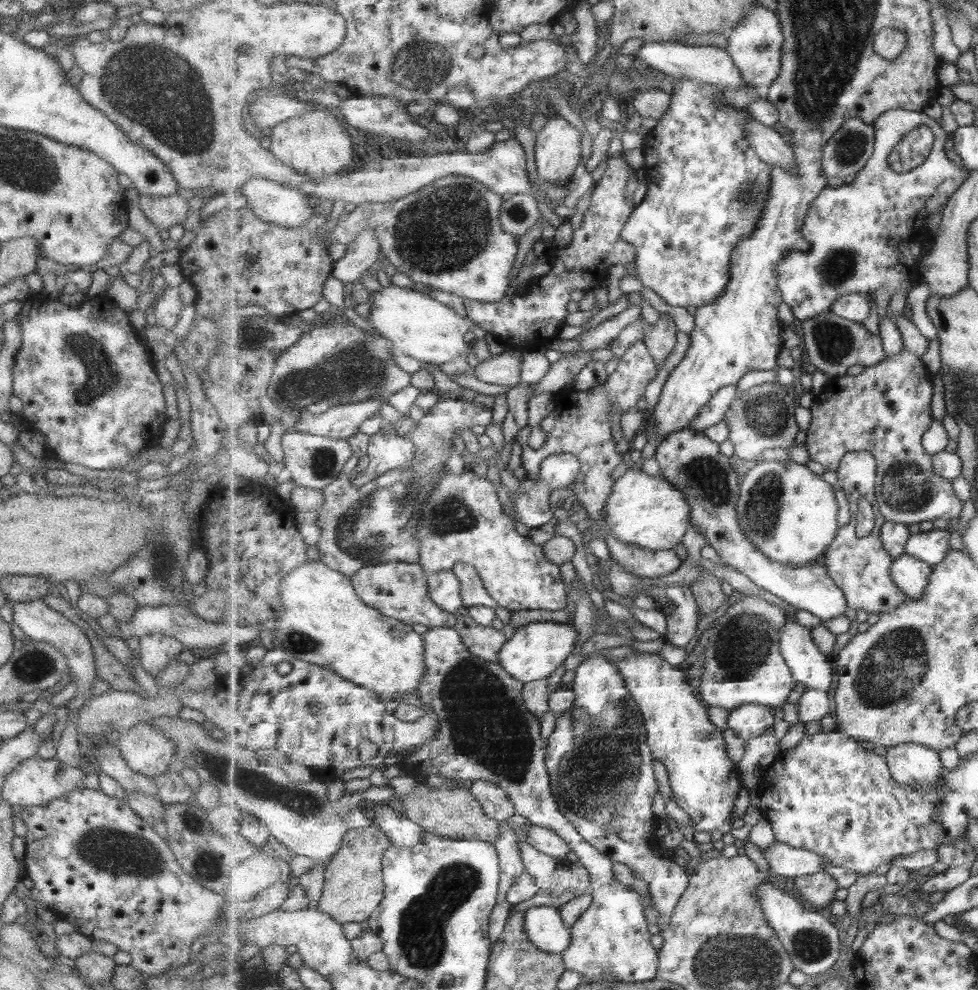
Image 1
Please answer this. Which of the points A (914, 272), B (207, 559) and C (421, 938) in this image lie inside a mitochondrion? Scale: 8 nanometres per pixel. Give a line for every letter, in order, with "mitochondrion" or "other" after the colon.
A: other
B: other
C: mitochondrion

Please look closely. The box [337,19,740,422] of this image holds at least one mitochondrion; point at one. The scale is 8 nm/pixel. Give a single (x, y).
(422, 64)

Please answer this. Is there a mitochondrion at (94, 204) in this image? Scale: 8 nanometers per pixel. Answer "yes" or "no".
no

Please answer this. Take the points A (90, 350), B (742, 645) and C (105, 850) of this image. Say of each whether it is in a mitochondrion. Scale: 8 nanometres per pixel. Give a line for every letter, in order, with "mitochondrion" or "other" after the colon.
A: mitochondrion
B: mitochondrion
C: mitochondrion

